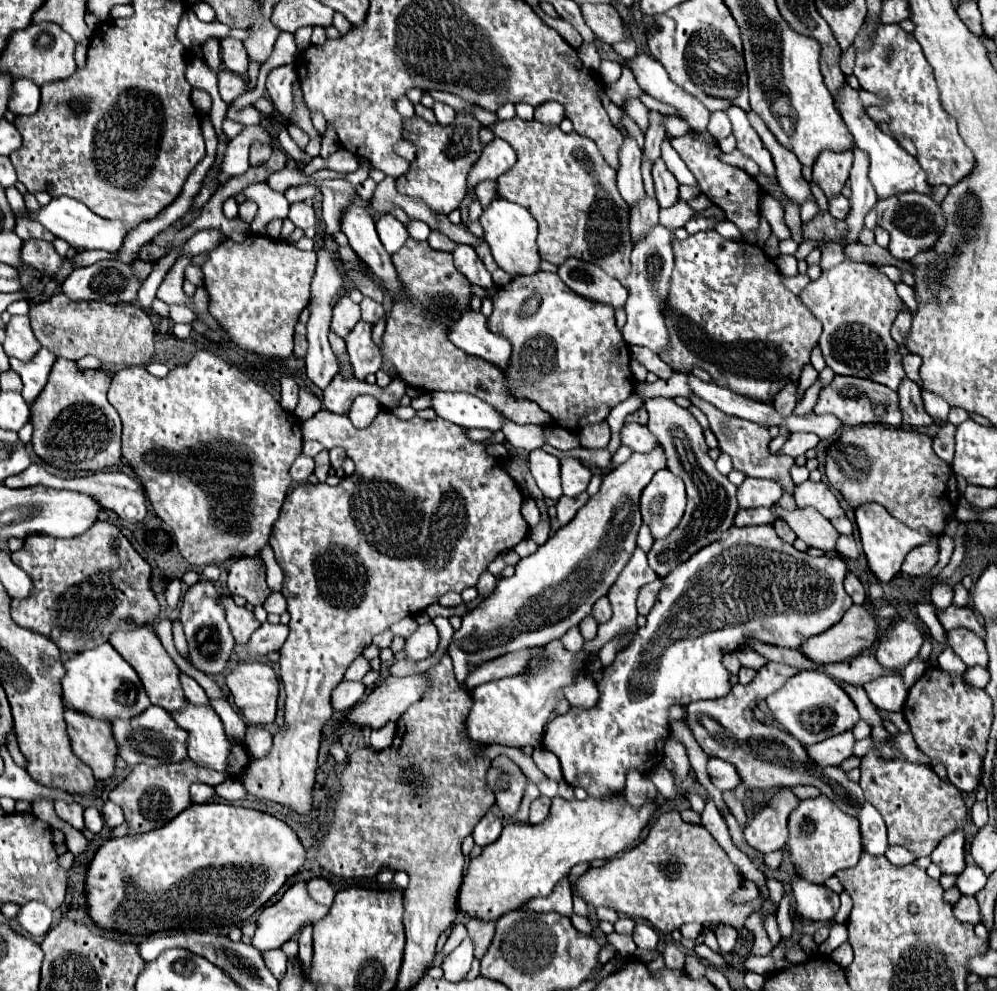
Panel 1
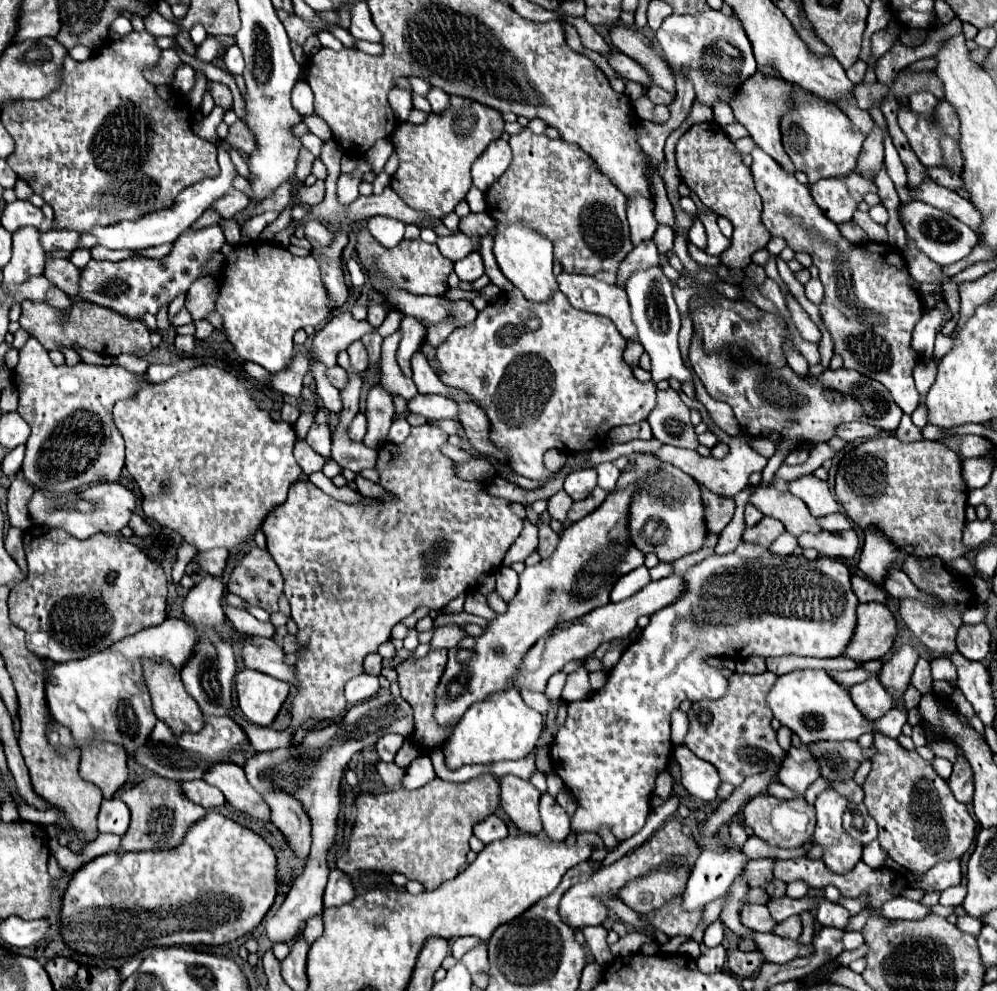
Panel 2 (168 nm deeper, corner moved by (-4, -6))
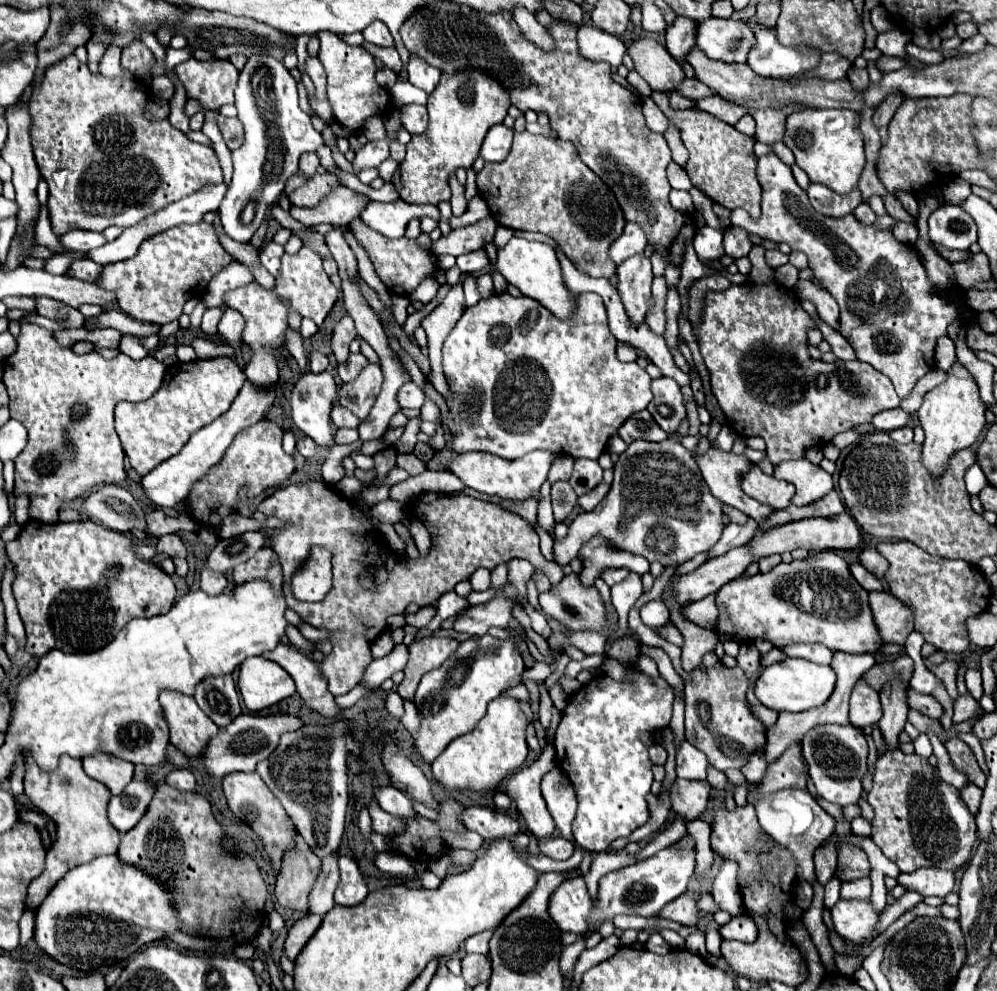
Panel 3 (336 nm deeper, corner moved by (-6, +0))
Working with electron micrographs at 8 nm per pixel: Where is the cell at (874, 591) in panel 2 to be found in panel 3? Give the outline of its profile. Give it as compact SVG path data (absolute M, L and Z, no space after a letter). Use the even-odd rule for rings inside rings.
M859 563L851 565L851 573L853 573L853 577L857 579L857 583L859 583L865 591L883 591L883 589L885 589L883 583L881 583L873 573L869 573L863 565L859 565Z

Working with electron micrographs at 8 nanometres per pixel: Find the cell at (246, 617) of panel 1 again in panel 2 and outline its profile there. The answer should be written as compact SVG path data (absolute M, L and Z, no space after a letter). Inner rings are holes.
M257 637L257 645L245 643L243 645L243 663L249 669L273 675L277 679L283 679L291 685L299 685L297 683L297 671L291 665L285 665L285 653L281 651L281 647L273 641L273 639L265 639L265 637Z

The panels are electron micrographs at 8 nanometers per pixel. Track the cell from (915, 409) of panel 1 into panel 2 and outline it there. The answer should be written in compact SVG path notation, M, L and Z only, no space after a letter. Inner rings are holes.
M903 415L903 417L901 417L901 423L899 423L899 427L897 427L895 437L901 439L903 443L913 443L913 441L919 441L919 439L921 439L921 429L913 425L913 421L911 421L909 415Z

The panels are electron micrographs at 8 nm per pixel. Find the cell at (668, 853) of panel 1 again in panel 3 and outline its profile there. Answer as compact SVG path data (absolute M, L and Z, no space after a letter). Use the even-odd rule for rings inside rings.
M583 877L567 879L551 897L549 913L561 931L585 933L589 929L587 919L593 911L593 899L587 895Z

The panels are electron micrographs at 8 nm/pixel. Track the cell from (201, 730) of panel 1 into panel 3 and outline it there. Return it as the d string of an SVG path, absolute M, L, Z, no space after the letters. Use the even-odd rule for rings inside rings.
M235 771L235 773L229 773L223 777L221 781L223 785L223 793L227 797L227 803L229 803L229 809L239 817L243 819L245 823L249 823L253 827L253 831L263 839L265 843L265 851L267 855L271 857L275 869L279 871L281 867L281 857L285 853L285 849L291 847L293 843L293 833L295 833L295 827L293 823L289 821L283 805L277 801L277 797L267 789L267 785L261 781L261 777L257 773L243 773L243 771Z

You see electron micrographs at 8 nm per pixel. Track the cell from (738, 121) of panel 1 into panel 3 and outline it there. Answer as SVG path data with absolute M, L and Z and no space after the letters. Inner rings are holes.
M775 153L757 161L757 179L762 187L761 217L753 221L742 208L731 211L731 223L775 243L787 243L809 257L815 279L835 297L841 309L839 333L851 343L859 361L887 375L901 399L907 399L927 371L931 371L933 349L939 335L955 319L973 315L959 293L935 293L929 287L919 253L875 225L863 225L853 215L839 219L817 213L807 193L797 185L791 167Z

